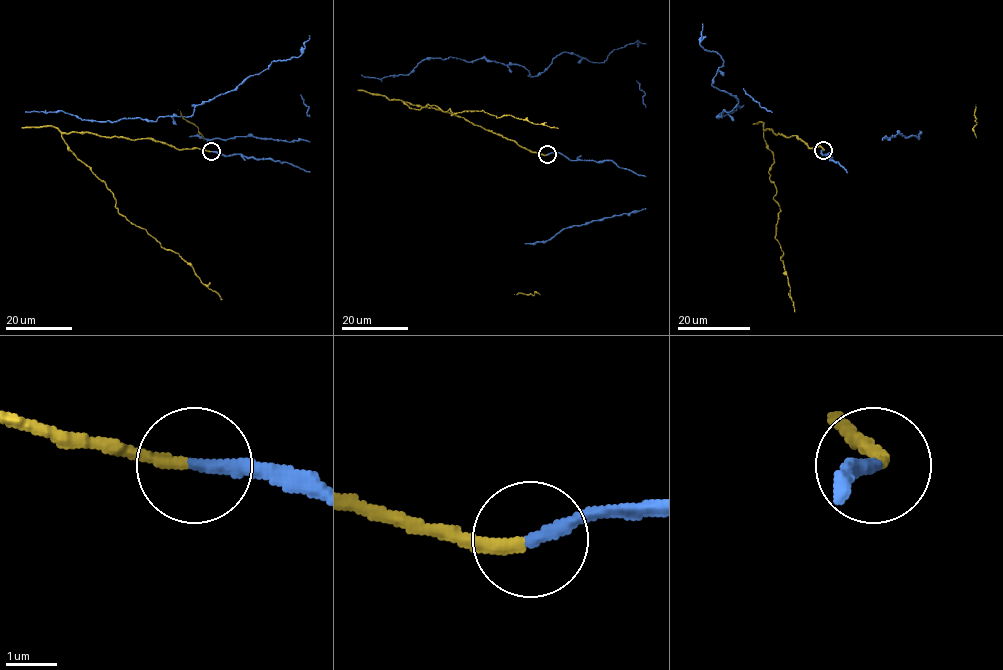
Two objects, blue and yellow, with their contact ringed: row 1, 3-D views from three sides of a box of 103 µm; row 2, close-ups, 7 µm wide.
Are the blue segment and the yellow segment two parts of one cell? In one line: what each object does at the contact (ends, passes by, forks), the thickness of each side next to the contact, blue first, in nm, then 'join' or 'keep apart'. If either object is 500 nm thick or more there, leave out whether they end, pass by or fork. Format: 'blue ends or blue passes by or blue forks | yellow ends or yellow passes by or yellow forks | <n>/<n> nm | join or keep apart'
blue ends | yellow ends | 280/240 nm | keep apart

